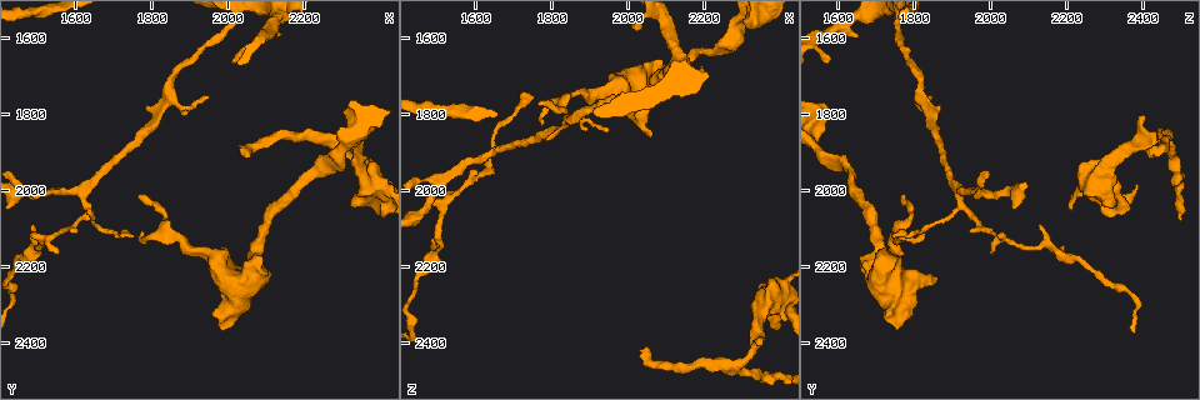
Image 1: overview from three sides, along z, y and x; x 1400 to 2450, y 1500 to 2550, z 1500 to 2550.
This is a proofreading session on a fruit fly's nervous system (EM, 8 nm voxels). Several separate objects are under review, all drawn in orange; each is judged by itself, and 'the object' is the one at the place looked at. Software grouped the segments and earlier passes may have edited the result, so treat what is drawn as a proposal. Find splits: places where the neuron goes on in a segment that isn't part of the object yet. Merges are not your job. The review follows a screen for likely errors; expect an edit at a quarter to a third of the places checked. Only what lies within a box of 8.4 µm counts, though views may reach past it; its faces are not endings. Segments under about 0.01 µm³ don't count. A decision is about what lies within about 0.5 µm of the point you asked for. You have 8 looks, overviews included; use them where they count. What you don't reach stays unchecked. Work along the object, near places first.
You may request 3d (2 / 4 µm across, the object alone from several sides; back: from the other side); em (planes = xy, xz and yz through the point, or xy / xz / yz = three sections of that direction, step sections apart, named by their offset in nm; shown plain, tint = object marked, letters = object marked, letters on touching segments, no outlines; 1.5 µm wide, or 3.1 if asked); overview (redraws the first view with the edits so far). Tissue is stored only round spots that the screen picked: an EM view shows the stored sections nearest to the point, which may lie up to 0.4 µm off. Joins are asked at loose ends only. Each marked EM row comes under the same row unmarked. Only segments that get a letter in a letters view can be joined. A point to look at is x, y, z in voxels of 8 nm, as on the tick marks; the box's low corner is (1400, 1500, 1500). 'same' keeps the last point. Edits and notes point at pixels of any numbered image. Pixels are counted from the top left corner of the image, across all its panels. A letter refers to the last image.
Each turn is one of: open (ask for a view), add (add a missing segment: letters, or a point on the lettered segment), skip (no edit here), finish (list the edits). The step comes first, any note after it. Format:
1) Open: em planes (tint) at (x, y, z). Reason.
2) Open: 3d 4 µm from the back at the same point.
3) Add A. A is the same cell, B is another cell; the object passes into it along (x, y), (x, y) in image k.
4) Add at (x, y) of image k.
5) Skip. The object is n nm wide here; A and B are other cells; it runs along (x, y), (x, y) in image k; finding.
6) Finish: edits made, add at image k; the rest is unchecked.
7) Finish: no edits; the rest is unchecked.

Open: em planes (letters) at (2340, 1795, 2405). Branch stops here.

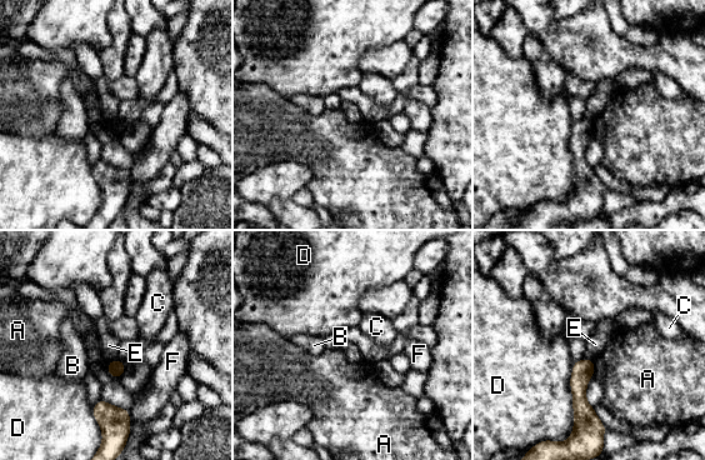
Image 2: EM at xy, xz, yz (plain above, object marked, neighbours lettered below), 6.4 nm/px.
Skip. The object is 110 nm wide here; A, B, C, D, E and F are other cells; it runs along (584, 361), (579, 403), (598, 423) in image 2; none of them fits.

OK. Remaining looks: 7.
Open: 3d 2 µm at (2045, 1915, 2420). An open end.

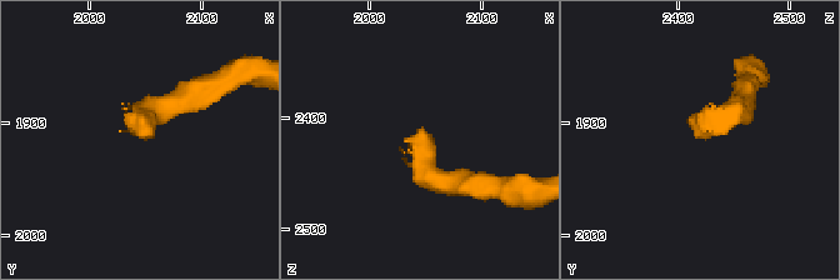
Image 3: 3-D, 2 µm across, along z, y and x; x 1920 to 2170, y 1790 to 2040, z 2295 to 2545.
Open: em planes (letters) at (2052, 1912, 2414). Now the EM.

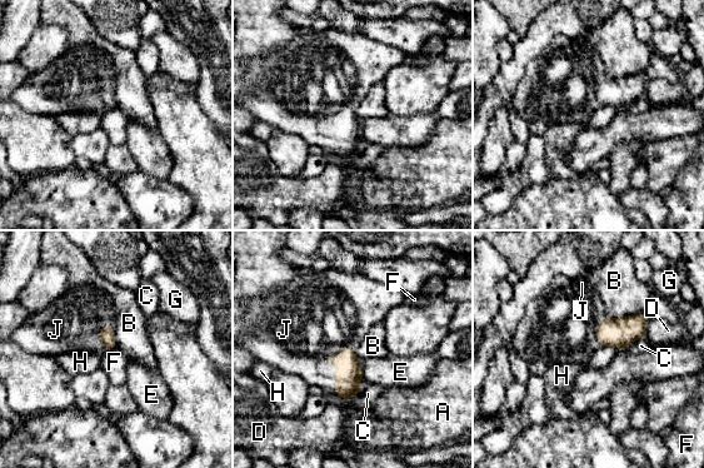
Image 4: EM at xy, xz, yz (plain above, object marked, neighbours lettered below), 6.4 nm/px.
Add J. J is the same cell, A, B, C, D, E, F, G and H are other cells; the object passes into it along (348, 369), (335, 378), (303, 357) in image 4; it goes on there.

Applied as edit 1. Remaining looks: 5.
Open: overview. Redraw.

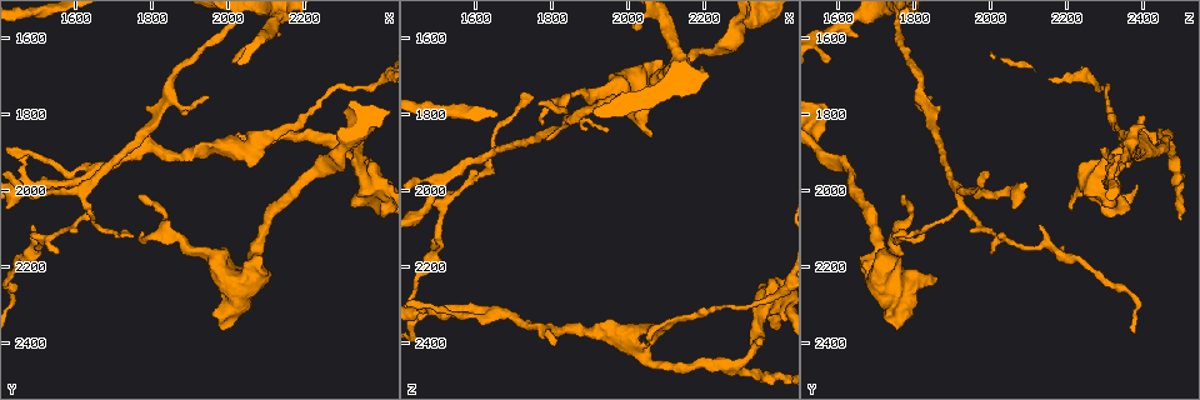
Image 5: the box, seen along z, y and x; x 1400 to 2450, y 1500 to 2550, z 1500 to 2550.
Open: 3d 4 µm from the back at (1765, 2010, 1775). Tapers out.

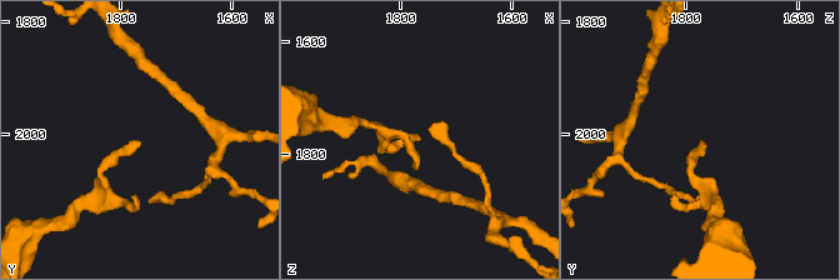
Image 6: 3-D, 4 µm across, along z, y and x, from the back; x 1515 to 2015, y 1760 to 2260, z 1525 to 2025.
Open: em planes (letters) at (1765, 2010, 1775).

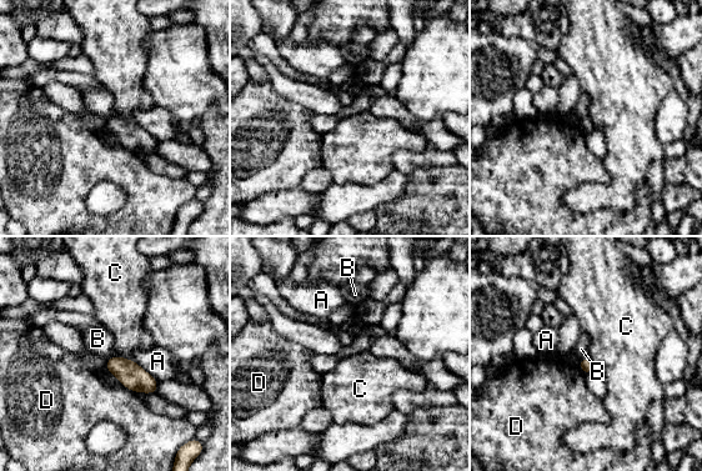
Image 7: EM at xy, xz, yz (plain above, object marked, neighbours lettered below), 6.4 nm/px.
Skip. The longest contact is with A, 220 nm; A, B, C and D are other cells; no lettered segment goes on from it.

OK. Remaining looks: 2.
Finish: edits made, add at image 4; the rest is unchecked.

